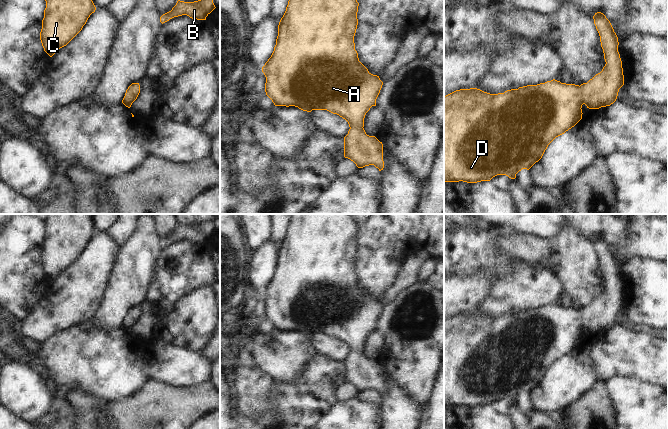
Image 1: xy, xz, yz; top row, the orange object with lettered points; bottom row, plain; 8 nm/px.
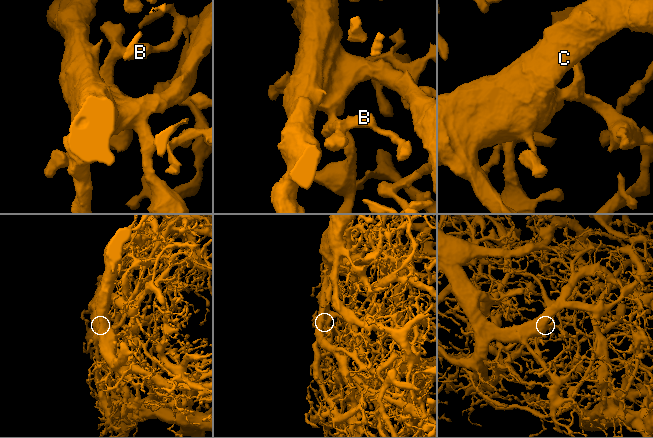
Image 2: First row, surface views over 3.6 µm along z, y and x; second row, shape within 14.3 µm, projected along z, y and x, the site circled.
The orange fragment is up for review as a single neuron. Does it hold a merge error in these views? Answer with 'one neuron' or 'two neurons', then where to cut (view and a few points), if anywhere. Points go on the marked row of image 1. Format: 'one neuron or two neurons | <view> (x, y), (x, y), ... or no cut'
one neuron | no cut

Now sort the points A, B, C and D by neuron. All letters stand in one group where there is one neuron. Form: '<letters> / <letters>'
A B C D

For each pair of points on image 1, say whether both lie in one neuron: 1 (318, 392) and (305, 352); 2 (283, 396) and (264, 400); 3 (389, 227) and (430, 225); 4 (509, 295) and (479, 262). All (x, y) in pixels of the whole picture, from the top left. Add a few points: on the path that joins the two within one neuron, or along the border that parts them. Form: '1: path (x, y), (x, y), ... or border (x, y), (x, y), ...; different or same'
1: border (316, 354), (307, 363), (305, 370), (295, 381); different
2: border (276, 383), (276, 406), (262, 418); different
3: border (421, 224), (419, 248); different
4: path (504, 285), (500, 276), (489, 265); same

